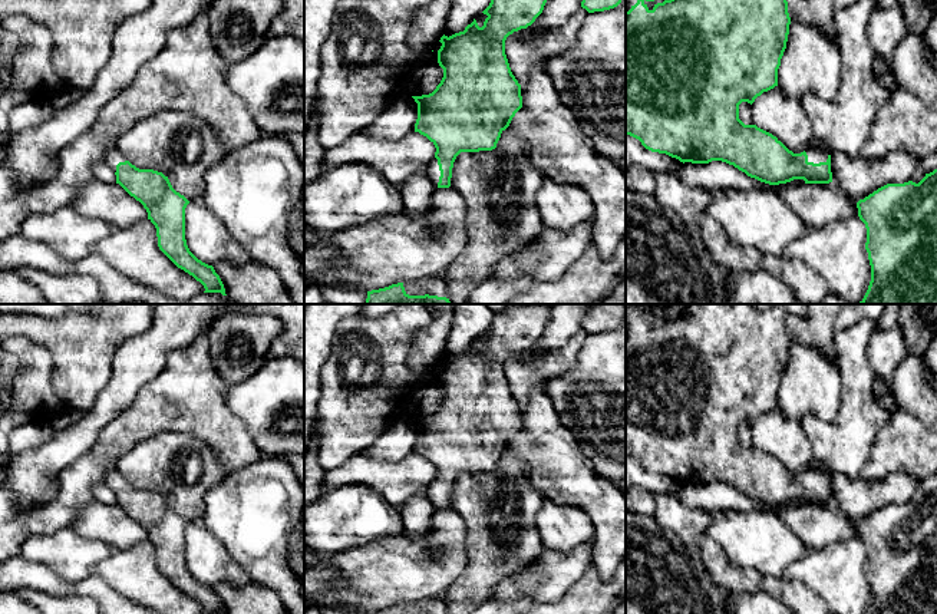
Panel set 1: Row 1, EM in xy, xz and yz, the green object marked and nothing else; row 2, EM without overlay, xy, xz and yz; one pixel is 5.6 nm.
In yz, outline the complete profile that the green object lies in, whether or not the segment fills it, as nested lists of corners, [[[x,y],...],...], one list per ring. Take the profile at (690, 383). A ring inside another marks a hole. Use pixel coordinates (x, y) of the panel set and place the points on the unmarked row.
[[[633,304],[626,310],[626,456],[641,463],[641,466],[659,475],[666,475],[680,483],[709,485],[722,482],[733,486],[748,498],[769,506],[786,505],[794,501],[804,501],[805,505],[832,504],[831,476],[825,471],[808,469],[801,475],[789,472],[776,458],[758,449],[745,446],[739,440],[739,426],[753,425],[758,417],[778,407],[778,390],[786,370],[791,339],[788,334],[786,314],[781,308],[761,310],[753,304],[684,304],[684,311],[670,321],[661,318],[647,304]]]

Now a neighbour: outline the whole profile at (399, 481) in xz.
[[[415,452],[397,462],[357,455],[343,466],[326,472],[323,491],[326,495],[343,485],[364,485],[400,508],[412,496],[426,491],[435,473],[433,463]]]

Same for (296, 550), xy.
[[[301,524],[290,538],[287,558],[290,568],[304,581],[304,528]]]

